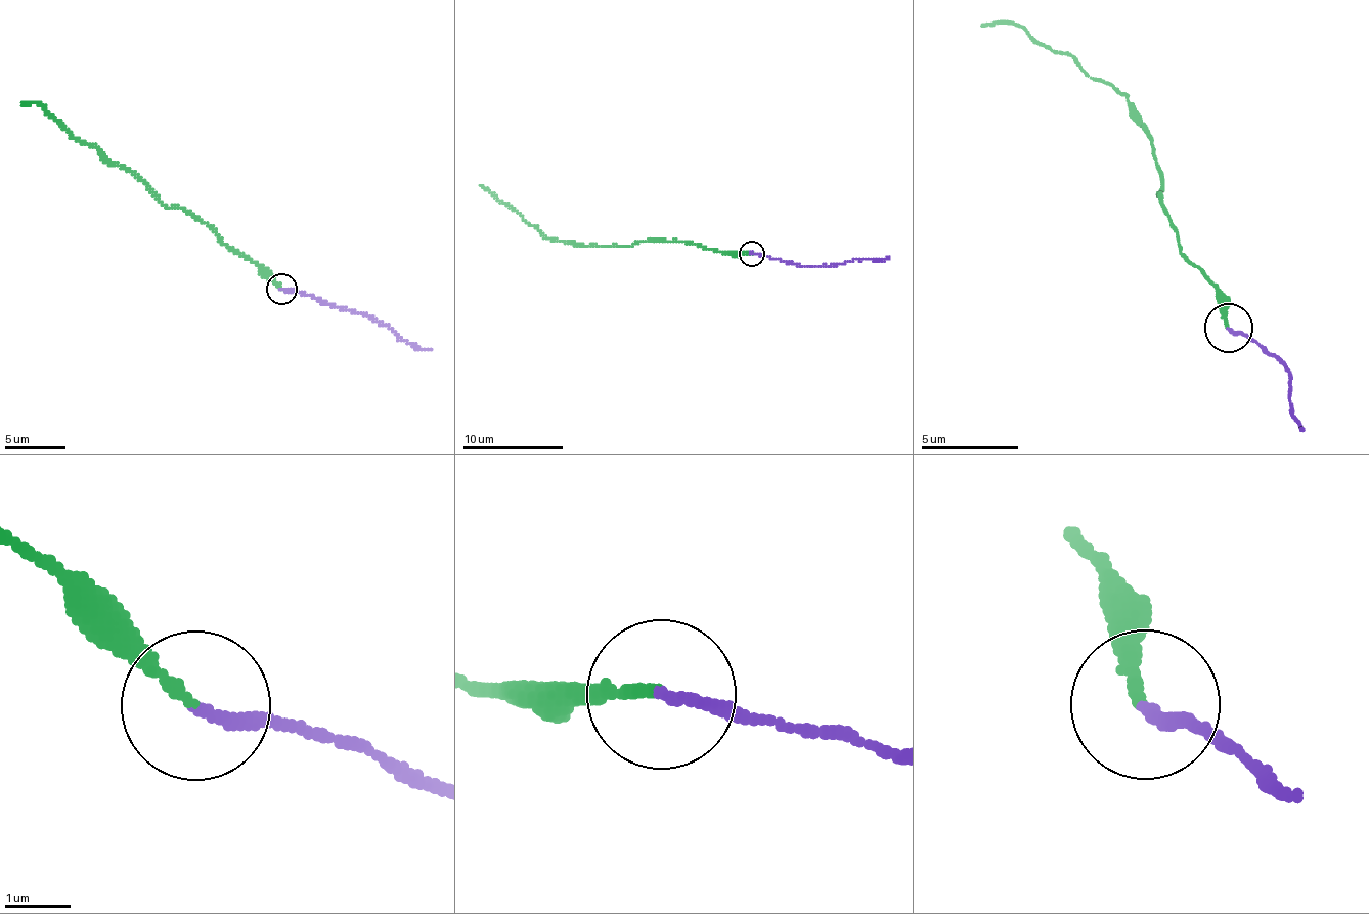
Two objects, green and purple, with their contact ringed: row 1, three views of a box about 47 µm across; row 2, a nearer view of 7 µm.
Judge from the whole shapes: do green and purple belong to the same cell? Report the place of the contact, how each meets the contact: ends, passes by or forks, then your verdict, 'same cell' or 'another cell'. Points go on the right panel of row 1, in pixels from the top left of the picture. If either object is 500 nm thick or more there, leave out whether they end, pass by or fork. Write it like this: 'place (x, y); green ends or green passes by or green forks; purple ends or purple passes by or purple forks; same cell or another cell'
place (1229, 328); green ends; purple ends; same cell

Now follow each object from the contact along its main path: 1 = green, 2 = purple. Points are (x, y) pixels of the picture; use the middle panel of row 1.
1: (752, 254), (725, 254), (695, 244), (670, 241), (637, 241), (631, 246), (574, 246), (546, 237), (480, 185)
2: (752, 254), (781, 259), (797, 266), (831, 266), (889, 257)

